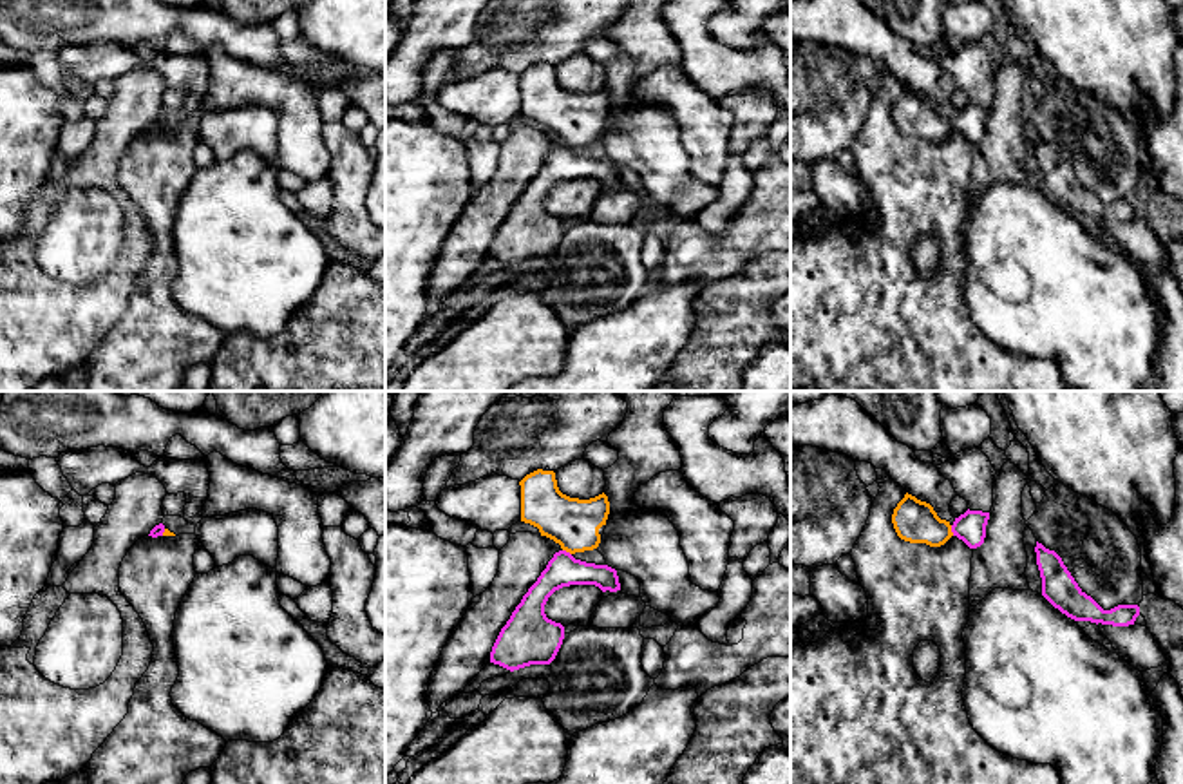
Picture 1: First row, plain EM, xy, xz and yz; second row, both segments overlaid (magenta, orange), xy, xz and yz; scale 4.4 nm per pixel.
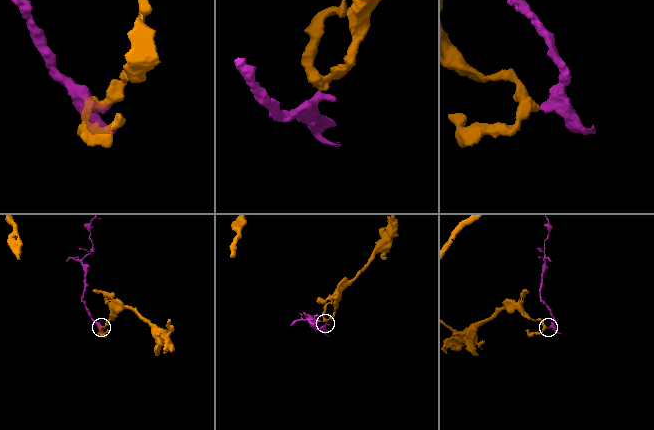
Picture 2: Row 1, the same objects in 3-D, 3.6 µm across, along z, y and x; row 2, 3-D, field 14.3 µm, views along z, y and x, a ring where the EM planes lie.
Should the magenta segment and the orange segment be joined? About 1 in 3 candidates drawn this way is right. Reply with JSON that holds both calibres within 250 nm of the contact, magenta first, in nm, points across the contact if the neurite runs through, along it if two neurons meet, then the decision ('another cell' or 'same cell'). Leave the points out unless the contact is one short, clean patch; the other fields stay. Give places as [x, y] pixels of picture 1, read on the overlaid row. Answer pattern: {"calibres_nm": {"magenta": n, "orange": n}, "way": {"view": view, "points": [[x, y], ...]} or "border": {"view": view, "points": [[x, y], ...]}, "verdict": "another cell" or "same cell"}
{"calibres_nm": {"magenta": 140, "orange": 190}, "border": {"view": "yz", "points": [[950, 525], [954, 535]]}, "verdict": "another cell"}

